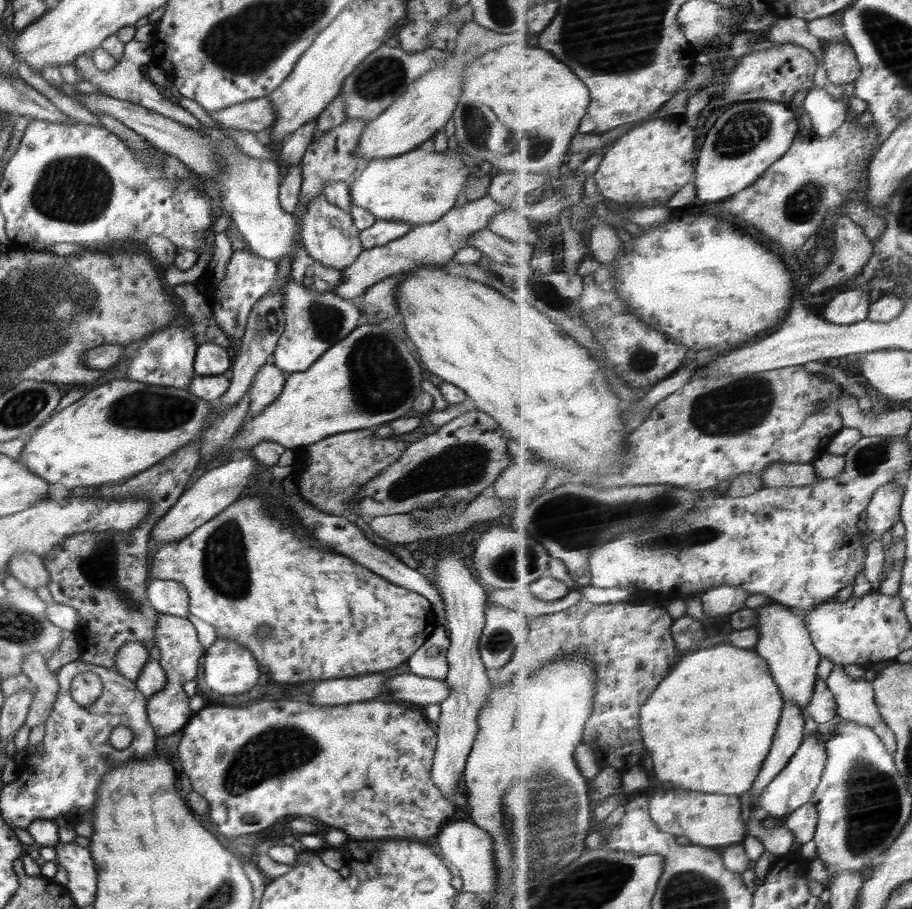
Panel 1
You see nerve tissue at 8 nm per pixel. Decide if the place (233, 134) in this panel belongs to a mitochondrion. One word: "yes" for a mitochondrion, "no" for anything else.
no

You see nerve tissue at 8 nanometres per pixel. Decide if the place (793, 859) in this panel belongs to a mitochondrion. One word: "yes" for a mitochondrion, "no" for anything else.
no

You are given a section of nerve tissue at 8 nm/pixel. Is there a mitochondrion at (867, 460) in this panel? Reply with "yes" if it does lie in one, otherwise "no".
yes

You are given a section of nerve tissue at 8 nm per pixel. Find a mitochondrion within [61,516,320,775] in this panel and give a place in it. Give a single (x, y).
(225, 569)

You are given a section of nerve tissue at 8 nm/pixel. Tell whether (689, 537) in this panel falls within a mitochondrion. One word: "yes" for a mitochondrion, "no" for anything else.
yes

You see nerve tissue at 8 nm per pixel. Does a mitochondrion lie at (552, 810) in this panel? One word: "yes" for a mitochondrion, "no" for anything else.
yes

